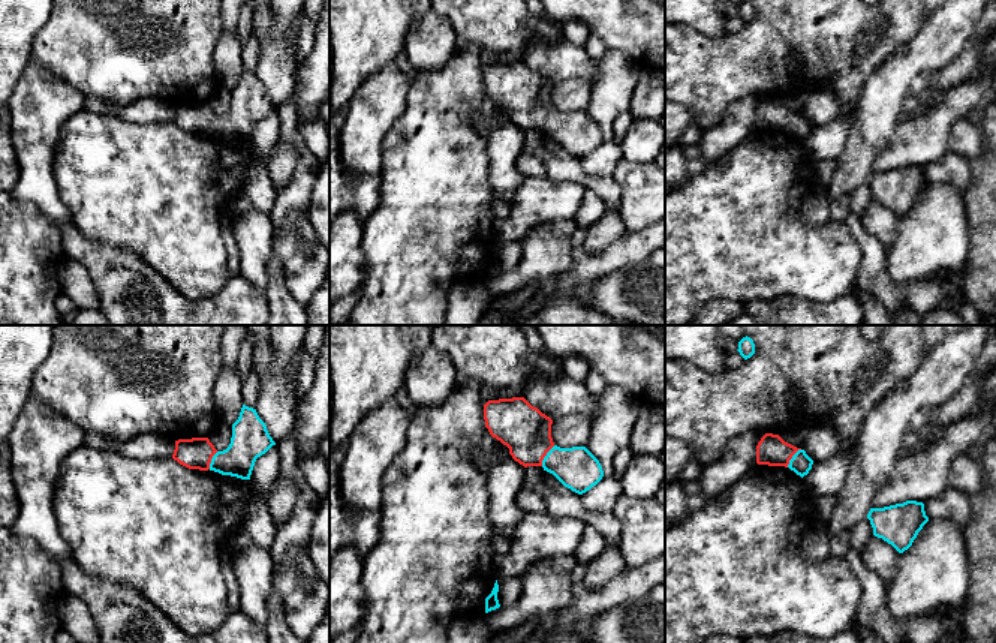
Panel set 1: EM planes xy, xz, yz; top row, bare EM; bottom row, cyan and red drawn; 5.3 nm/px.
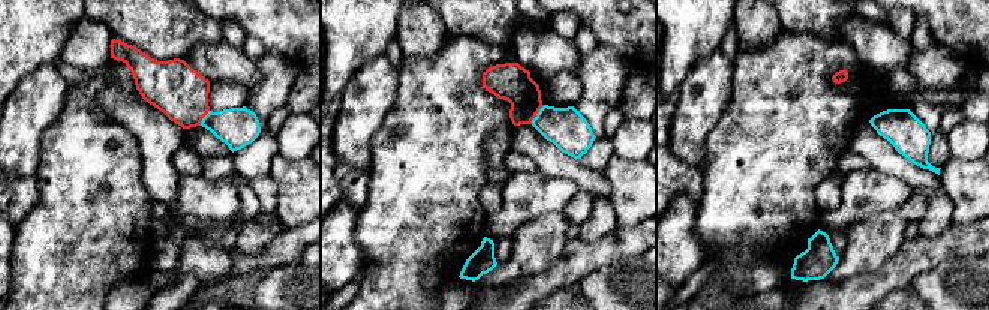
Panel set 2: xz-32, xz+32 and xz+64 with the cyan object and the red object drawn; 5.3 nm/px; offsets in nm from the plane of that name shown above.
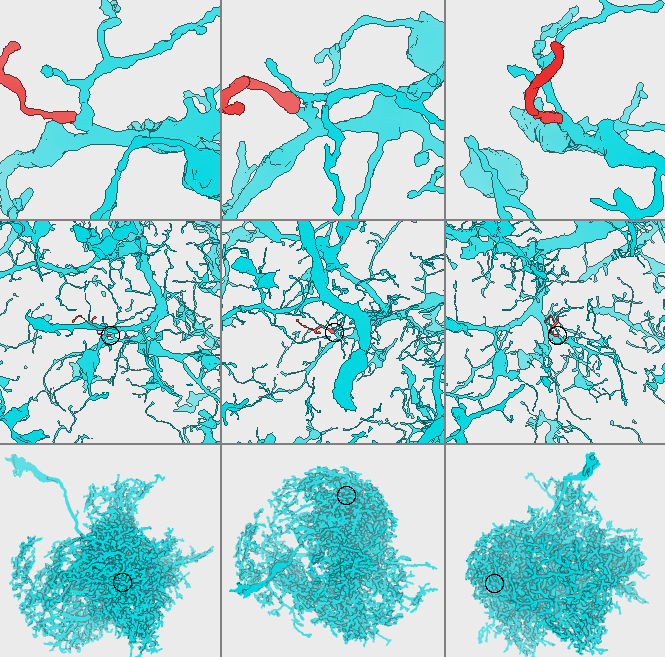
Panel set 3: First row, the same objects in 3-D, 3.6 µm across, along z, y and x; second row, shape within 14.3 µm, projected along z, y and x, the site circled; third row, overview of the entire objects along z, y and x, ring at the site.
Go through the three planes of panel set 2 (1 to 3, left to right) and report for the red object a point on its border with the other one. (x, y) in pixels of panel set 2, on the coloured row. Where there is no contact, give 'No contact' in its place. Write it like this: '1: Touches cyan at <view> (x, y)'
1: Touches cyan at xz-32 (204, 117)
2: Touches cyan at xz+32 (537, 114)
3: No contact

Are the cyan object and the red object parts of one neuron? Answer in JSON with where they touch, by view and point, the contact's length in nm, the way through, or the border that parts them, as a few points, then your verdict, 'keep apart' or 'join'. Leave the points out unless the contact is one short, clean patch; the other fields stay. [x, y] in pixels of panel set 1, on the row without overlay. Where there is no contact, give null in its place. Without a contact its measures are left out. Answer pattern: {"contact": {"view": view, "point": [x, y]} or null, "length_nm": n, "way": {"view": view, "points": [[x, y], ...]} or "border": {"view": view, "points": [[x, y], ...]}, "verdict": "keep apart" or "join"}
{"contact": {"view": "xz", "point": [545, 120]}, "length_nm": 130, "way": {"view": "xz", "points": [[575, 132], [545, 120], [515, 87]]}, "verdict": "join"}

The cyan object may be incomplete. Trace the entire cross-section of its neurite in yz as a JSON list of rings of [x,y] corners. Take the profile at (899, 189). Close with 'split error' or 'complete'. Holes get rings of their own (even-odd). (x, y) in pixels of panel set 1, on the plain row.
[[[906,165],[884,172],[870,172],[867,183],[873,199],[891,208],[899,217],[908,214],[929,186],[924,168]]]; complete

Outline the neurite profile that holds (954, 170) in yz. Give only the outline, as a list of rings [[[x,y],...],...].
[[[947,153],[942,159],[926,165],[924,175],[929,183],[945,183],[965,192],[971,183],[971,160]]]

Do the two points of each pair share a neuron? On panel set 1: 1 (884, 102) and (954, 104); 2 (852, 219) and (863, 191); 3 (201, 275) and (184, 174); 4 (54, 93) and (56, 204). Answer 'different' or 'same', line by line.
1: different
2: different
3: same
4: same

